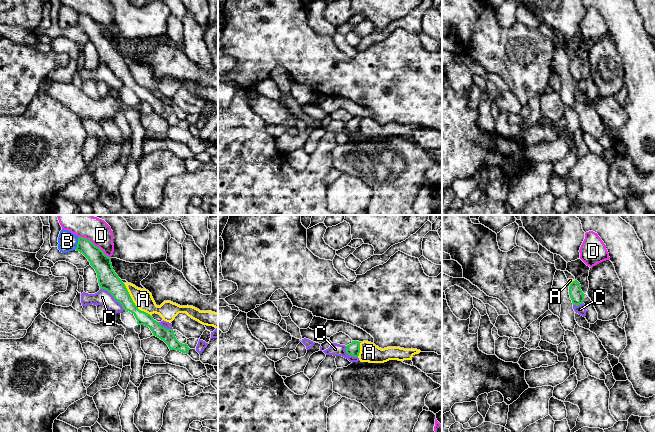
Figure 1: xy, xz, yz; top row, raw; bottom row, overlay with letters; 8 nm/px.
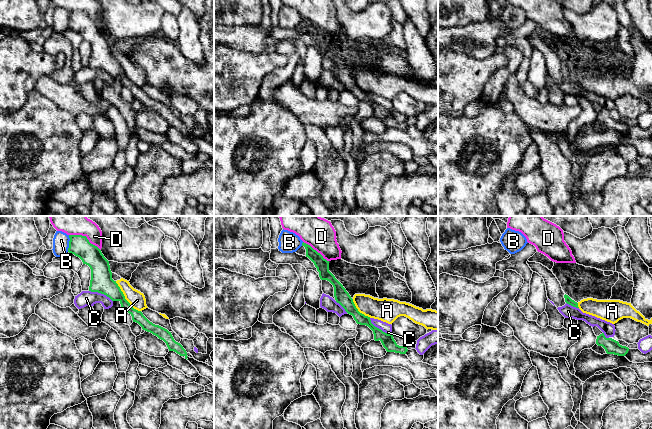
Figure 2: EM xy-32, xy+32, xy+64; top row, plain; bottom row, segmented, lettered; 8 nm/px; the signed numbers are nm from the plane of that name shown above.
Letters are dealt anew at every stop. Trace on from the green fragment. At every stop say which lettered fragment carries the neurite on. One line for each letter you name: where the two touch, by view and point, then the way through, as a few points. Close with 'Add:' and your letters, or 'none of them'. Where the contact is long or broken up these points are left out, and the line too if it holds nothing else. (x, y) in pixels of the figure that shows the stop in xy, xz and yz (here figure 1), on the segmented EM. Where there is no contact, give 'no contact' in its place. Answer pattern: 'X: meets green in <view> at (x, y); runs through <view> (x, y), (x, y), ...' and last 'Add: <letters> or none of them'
Add: none of them

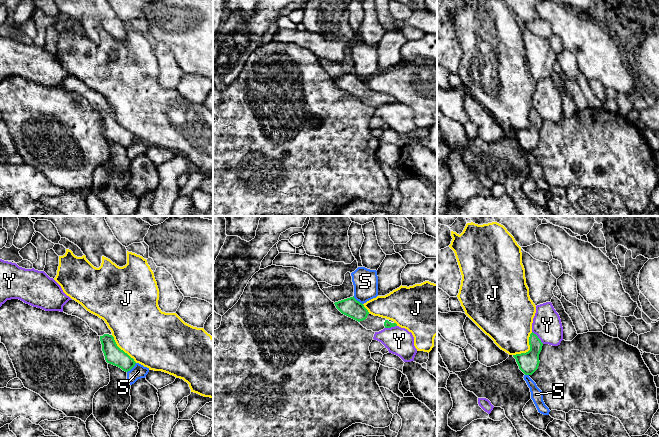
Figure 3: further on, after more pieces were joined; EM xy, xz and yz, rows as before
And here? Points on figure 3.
Add: none of them

